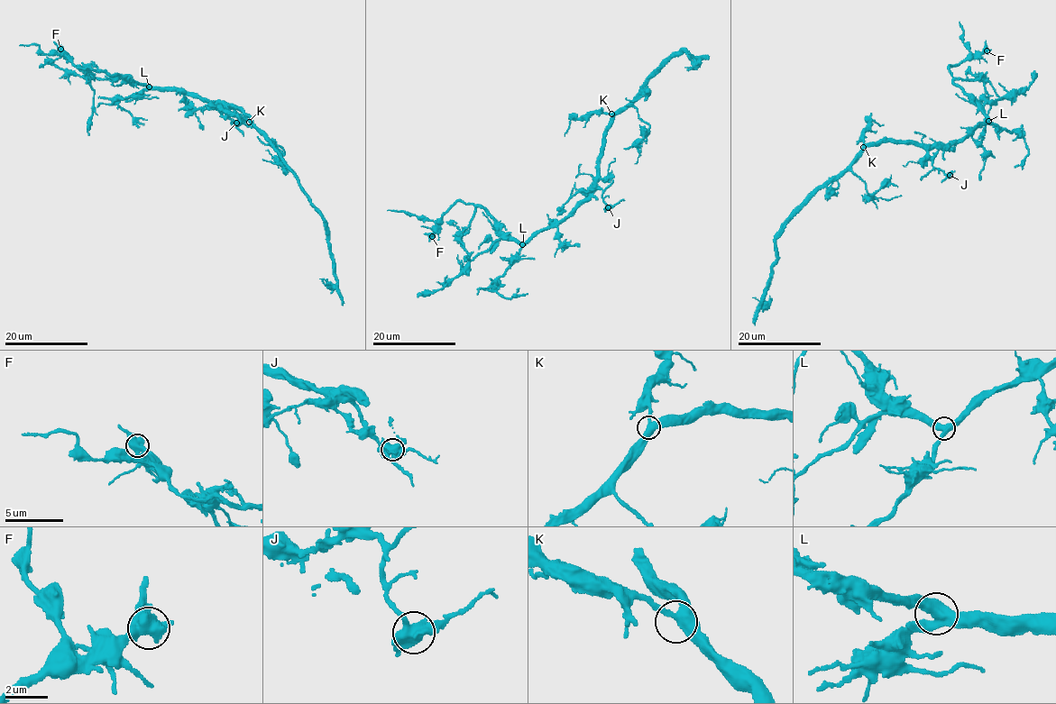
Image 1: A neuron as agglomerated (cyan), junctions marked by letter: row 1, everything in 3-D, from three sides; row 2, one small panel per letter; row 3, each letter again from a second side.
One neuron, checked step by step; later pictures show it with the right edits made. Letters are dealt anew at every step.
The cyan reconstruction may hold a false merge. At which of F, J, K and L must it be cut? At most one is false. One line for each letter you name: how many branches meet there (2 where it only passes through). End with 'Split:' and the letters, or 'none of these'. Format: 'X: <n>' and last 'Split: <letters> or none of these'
J: 3
Split: J

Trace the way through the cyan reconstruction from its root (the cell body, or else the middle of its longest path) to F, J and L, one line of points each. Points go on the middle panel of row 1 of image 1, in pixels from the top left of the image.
F: (597, 165), (586, 196), (525, 242), (508, 236), (482, 207), (459, 201), (432, 236)
J: (597, 165), (595, 179), (585, 192), (601, 189), (602, 200), (608, 207)
L: (597, 165), (592, 188), (586, 196), (565, 216), (548, 228), (536, 232), (522, 244)

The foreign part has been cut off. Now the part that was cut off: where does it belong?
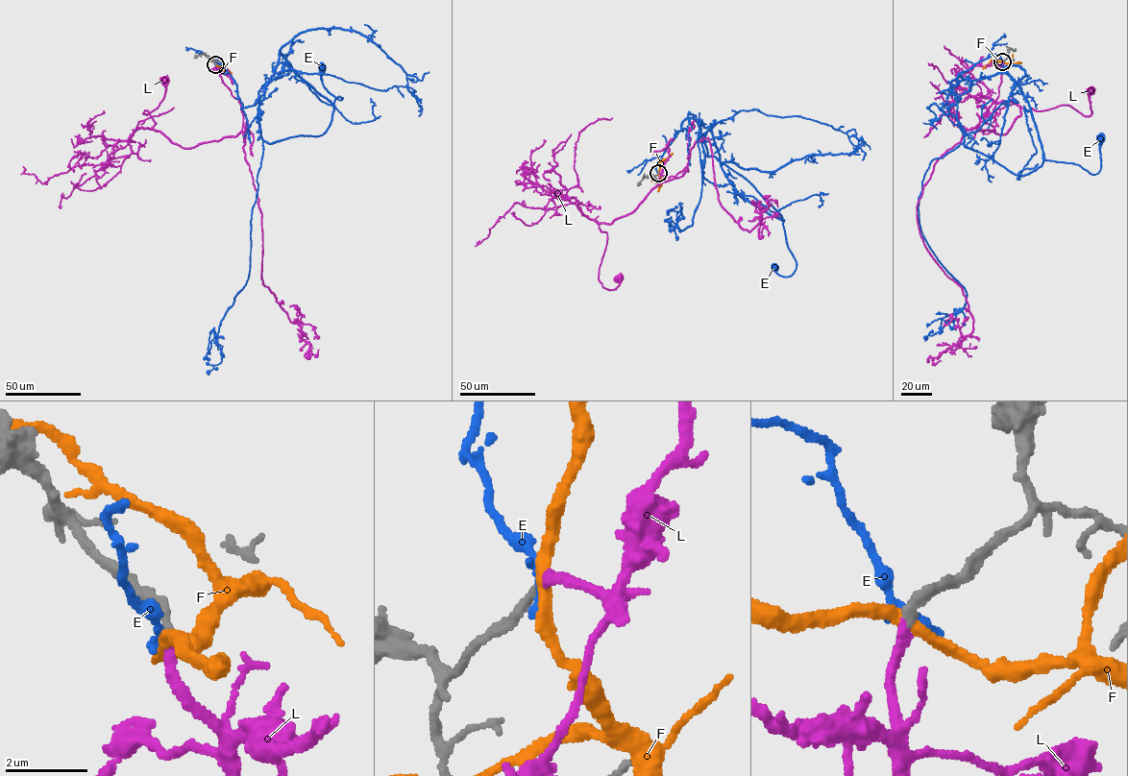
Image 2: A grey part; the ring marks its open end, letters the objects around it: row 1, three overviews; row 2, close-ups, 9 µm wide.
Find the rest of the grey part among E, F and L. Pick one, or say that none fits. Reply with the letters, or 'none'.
L

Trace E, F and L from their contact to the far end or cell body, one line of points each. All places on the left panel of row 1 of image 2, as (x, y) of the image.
E: (215, 64), (234, 82), (241, 109), (263, 93), (279, 53), (333, 106), (342, 97), (325, 87), (322, 67)
F: (215, 64), (232, 73)
L: (215, 64), (240, 105), (235, 136), (185, 148), (147, 129), (156, 123), (143, 113), (162, 99), (163, 80)

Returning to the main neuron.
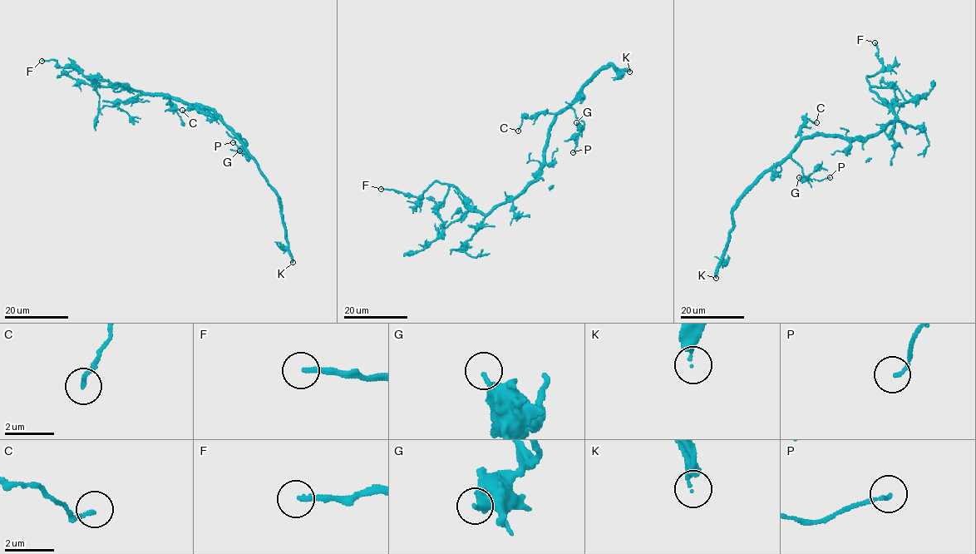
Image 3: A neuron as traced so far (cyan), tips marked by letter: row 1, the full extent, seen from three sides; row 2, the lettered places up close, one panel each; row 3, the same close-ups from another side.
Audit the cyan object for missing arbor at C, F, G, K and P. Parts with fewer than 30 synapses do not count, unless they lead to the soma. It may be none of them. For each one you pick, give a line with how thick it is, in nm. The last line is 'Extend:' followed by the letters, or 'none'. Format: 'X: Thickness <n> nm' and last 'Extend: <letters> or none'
K: Thickness 170 nm
Extend: K

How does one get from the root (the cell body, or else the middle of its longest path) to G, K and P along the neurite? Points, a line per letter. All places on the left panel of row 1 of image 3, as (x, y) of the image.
G: (205, 108), (220, 116), (227, 126), (246, 141), (248, 145), (239, 150)
K: (205, 108), (220, 116), (277, 194), (293, 262)
P: (205, 108), (220, 116), (248, 144), (238, 147), (233, 142)

